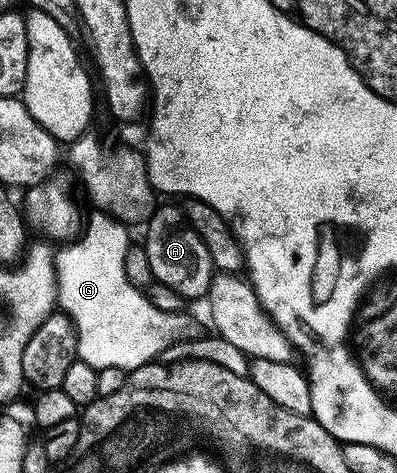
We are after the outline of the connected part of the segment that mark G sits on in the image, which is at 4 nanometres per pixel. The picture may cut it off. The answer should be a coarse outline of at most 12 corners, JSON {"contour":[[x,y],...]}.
{"contour":[[92,211],[54,252],[78,362],[134,373],[200,338],[123,264],[128,228]]}

